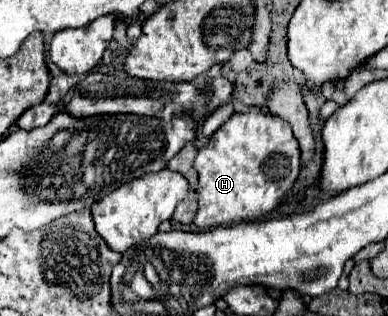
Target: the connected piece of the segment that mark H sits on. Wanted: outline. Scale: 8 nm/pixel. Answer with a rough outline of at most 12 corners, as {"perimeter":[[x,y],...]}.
{"perimeter":[[235,112],[195,158],[195,224],[253,222],[299,176],[287,122]]}

